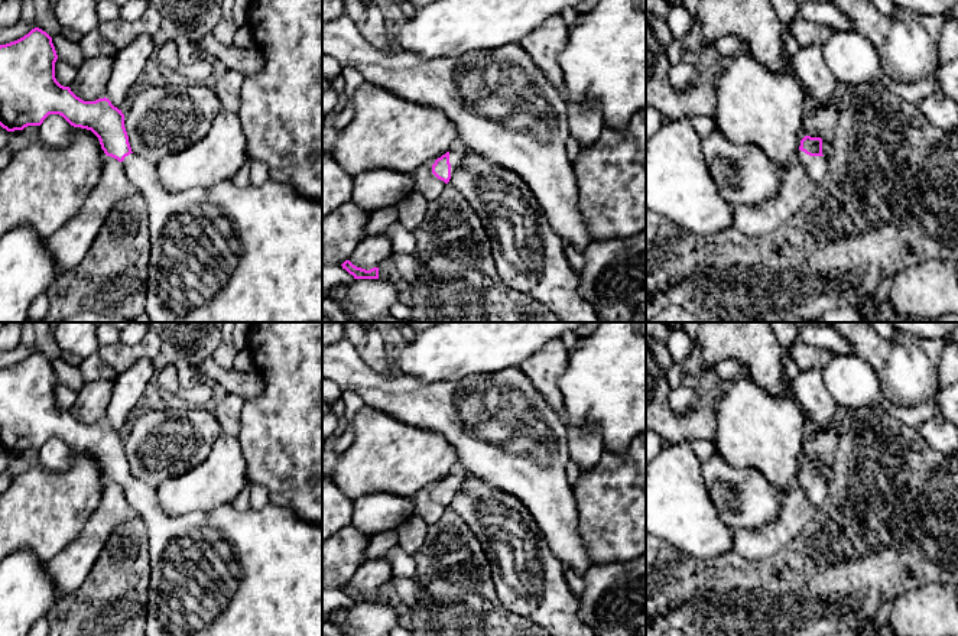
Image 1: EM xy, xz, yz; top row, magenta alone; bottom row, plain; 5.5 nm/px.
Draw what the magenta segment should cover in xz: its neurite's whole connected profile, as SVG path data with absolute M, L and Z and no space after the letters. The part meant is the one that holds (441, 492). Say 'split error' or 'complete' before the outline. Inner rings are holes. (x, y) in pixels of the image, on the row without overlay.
split error; M455 470L452 474L446 476L435 484L432 489L432 497L444 504L449 506L451 500L462 490L465 486L467 474L462 470Z

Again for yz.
split error; M805 460L801 464L796 486L799 486L805 491L808 500L821 510L829 487L822 478L822 463Z

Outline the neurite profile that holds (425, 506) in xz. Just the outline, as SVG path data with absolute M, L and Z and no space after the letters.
M436 483L419 490L413 497L413 515L422 517L428 525L433 525L445 512L445 506L432 497Z

